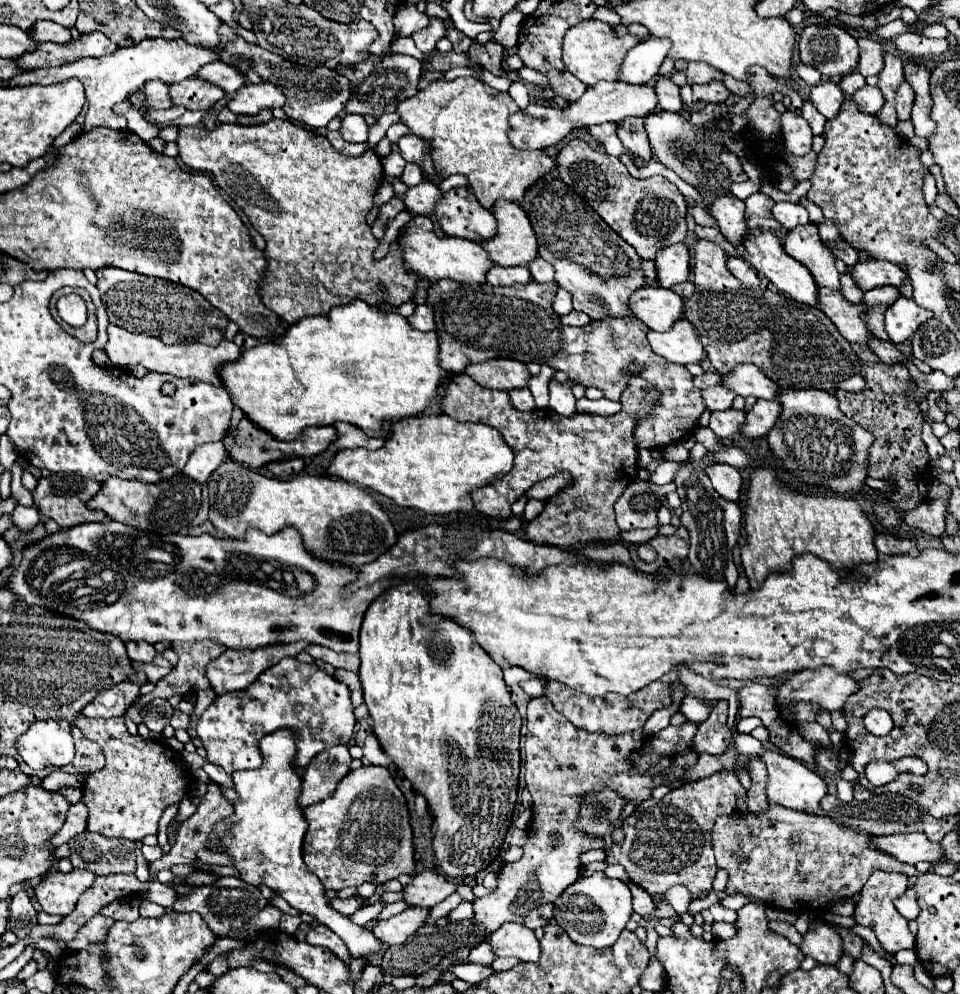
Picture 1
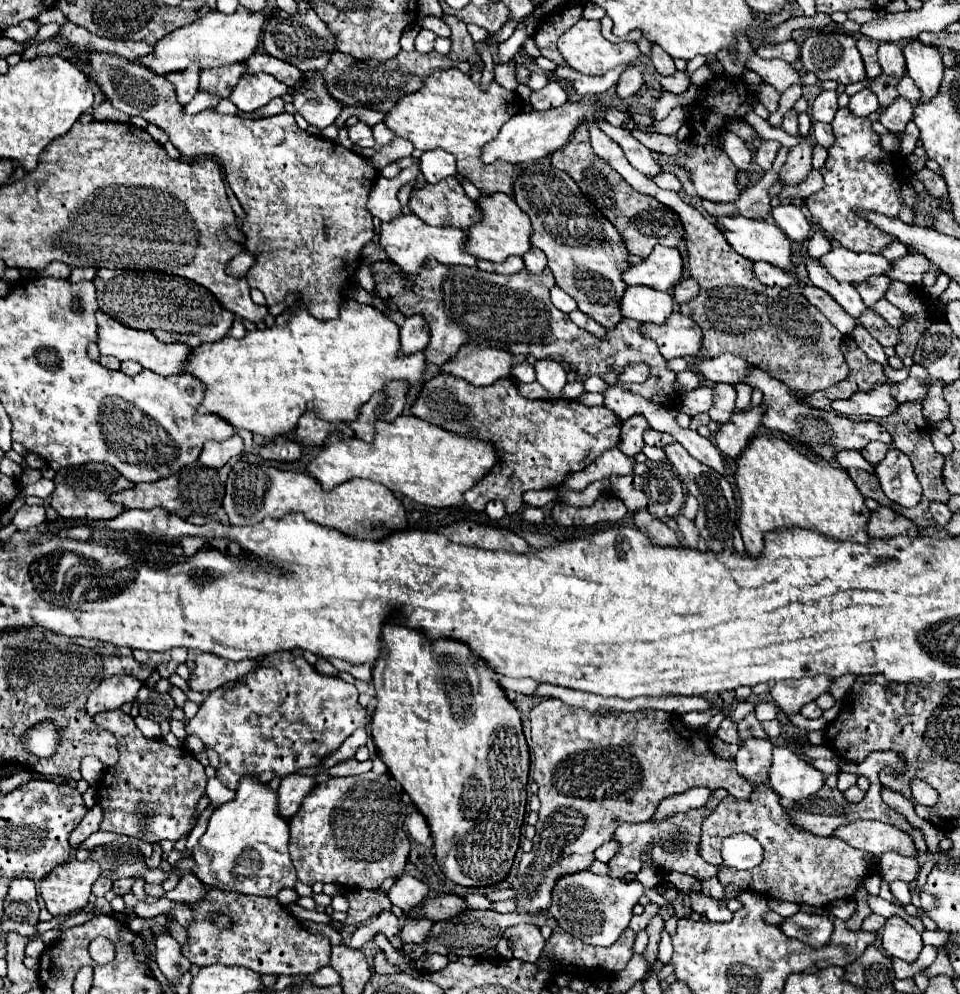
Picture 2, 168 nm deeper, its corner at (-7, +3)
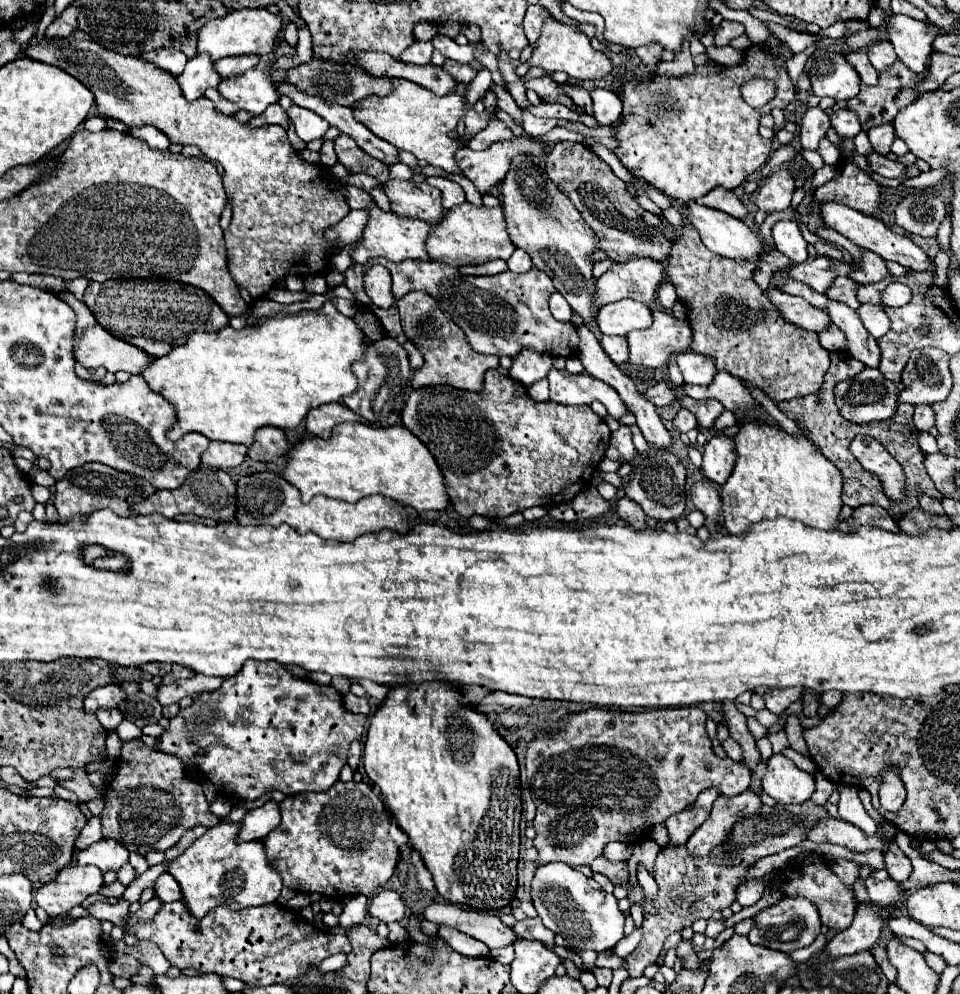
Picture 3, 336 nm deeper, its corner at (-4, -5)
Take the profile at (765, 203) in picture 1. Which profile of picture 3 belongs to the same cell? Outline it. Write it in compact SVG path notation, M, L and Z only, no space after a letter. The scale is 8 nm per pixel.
M715 187L713 191L709 191L707 195L703 195L699 199L699 203L705 203L707 207L725 211L737 219L743 219L747 215L747 209L743 207L743 203L737 199L737 195L725 187Z

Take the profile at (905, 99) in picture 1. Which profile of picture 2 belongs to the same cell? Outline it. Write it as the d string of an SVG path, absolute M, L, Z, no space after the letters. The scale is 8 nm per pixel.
M896 97L894 103L880 115L880 123L892 131L892 133L898 133L898 131L904 131L906 123L914 119L914 103L904 99L904 97Z

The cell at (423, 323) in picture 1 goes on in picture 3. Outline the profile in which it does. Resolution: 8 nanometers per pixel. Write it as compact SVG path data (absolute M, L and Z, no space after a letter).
M383 337L379 341L373 341L367 347L363 359L355 361L351 369L359 381L359 387L351 395L345 395L343 403L351 411L363 415L369 421L369 425L373 425L373 427L395 425L401 417L401 409L403 409L405 397L407 397L407 383L411 379L411 367L409 367L405 349L401 349L401 345L395 339Z

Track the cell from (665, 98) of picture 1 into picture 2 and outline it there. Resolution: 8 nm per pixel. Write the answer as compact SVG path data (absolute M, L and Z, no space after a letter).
M654 45L650 59L652 59L652 63L654 63L654 67L656 67L656 71L658 71L660 75L670 77L670 75L674 75L674 73L676 73L676 67L674 67L672 57L670 57L662 47Z

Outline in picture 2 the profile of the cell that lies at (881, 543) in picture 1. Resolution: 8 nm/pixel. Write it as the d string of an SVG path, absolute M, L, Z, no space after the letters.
M880 507L872 513L868 521L868 535L874 539L892 539L898 535L918 537L918 527L904 515L892 511L890 507Z

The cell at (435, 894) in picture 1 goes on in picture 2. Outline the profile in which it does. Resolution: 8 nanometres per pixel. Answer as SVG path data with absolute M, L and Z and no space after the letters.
M402 875L402 877L398 877L398 881L388 891L388 897L390 897L392 905L398 905L402 911L410 911L430 891L432 889L430 889L430 885L426 881L416 879L416 877L410 877L410 875Z

